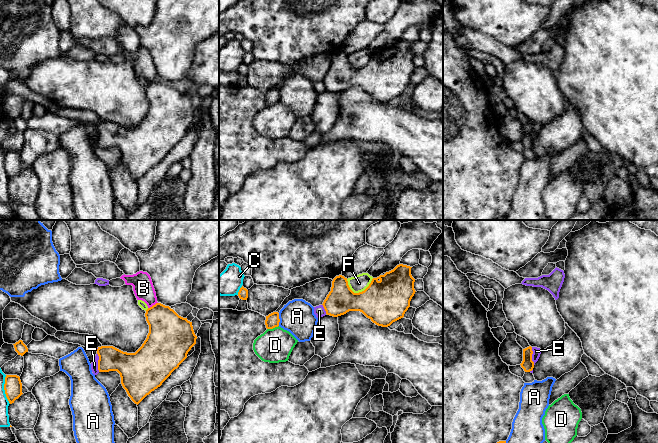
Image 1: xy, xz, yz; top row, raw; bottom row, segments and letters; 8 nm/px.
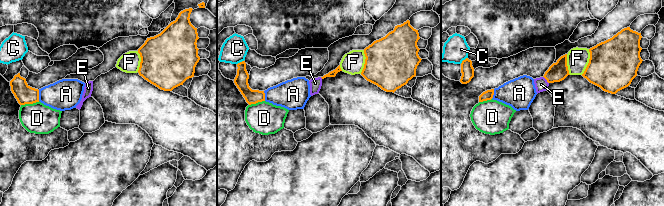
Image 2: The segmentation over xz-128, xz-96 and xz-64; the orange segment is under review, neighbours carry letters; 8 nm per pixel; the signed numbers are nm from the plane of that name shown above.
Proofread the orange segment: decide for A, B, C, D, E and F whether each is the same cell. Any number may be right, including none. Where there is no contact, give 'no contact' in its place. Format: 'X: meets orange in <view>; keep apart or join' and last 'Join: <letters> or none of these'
A: meets orange in xz; keep apart
B: meets orange in xy; keep apart
C: meets orange in xz; keep apart
D: meets orange in xz; keep apart
E: meets orange in xy; keep apart
F: meets orange in xz; keep apart
Join: none of these

